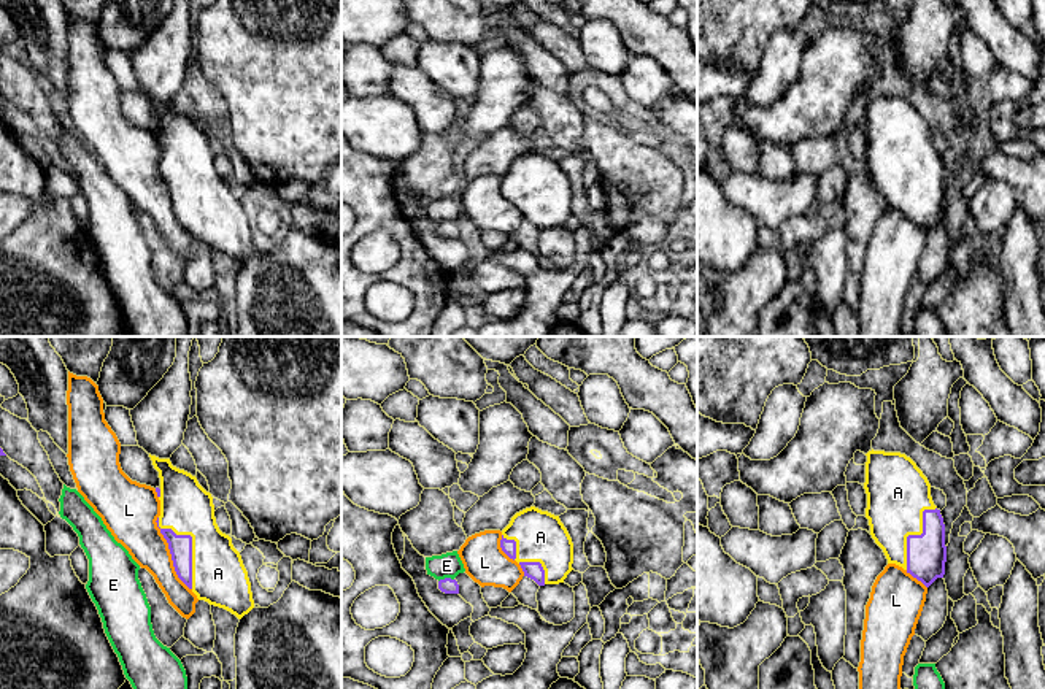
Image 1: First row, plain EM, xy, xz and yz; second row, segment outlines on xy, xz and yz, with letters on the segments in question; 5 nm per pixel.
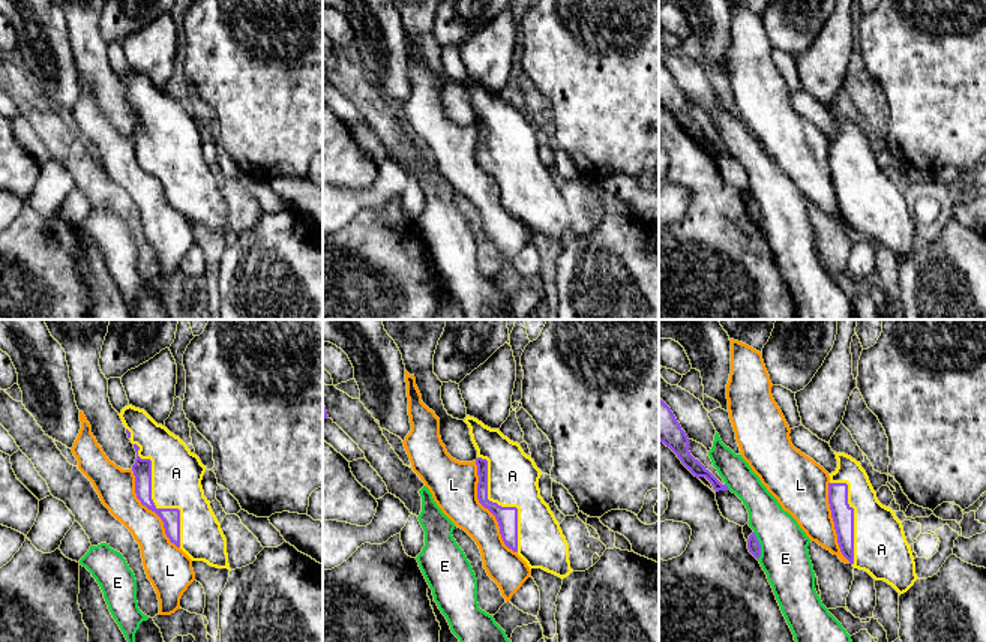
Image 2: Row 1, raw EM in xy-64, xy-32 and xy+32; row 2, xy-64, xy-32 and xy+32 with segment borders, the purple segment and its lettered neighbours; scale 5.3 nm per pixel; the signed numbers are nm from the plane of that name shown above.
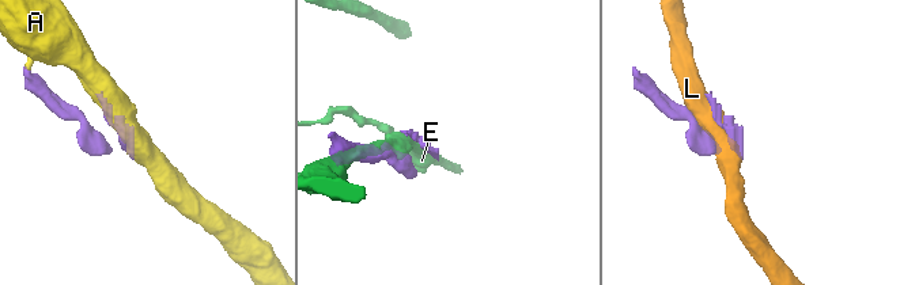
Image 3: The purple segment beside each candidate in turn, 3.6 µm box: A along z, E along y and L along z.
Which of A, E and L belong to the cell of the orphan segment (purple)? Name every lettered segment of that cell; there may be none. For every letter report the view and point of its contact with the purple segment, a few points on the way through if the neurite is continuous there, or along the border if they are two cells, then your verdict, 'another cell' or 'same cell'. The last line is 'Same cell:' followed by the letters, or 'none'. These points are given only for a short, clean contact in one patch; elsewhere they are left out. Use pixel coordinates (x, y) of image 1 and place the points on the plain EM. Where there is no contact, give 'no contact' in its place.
A: meets purple in xy at (191, 188); same cell
E: meets purple in xz at (445, 223); another cell
L: meets purple in xy at (170, 197); another cell
Same cell: A

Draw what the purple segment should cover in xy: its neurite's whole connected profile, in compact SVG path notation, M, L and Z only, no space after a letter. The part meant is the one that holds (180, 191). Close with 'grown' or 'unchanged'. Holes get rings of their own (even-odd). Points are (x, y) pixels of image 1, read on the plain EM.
M151 98L149 102L160 122L160 130L156 132L160 160L156 167L168 187L178 222L199 244L224 252L241 264L254 252L251 227L232 183L222 178L216 168L211 138L199 129L195 121L173 111L170 103L159 103Z; grown

